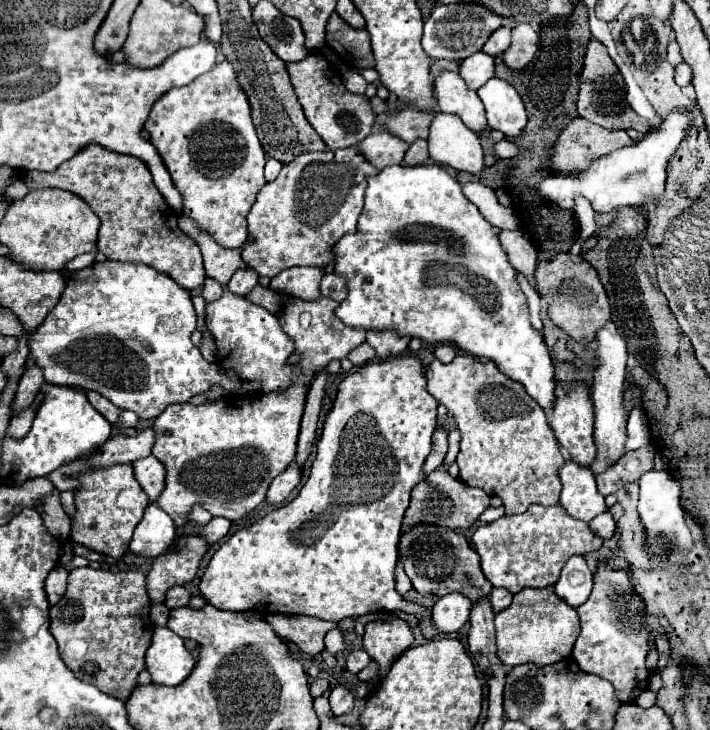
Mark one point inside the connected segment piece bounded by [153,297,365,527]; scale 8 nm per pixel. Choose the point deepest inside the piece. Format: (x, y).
(223, 455)

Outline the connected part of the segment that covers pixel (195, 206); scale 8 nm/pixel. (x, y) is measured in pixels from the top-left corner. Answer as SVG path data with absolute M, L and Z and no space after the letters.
M229 61L217 63L209 73L199 75L189 85L175 87L165 93L149 113L145 129L151 133L151 143L161 153L177 191L183 197L181 213L191 217L201 231L215 239L217 245L239 249L247 241L247 213L251 211L257 193L265 185L263 167L267 163L265 151L257 139L251 121L249 101L237 83L237 75Z

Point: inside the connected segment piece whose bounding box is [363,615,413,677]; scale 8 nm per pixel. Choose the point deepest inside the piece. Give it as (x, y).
(384, 642)

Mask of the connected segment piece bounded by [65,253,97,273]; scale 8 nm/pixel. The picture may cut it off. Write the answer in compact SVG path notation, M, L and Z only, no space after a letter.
M83 253L83 255L79 255L79 257L75 257L71 263L67 263L67 267L65 267L65 271L79 271L79 269L85 269L85 267L89 267L93 261L95 261L95 255L97 253Z

